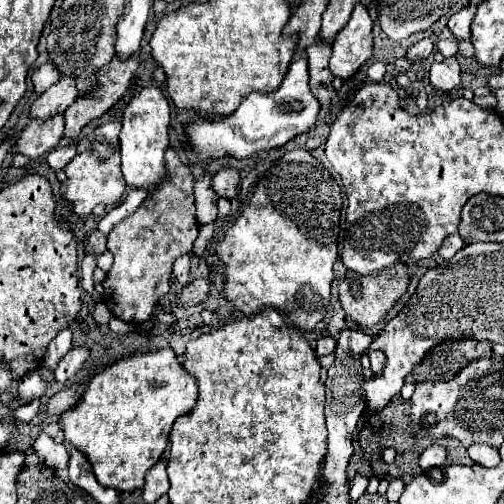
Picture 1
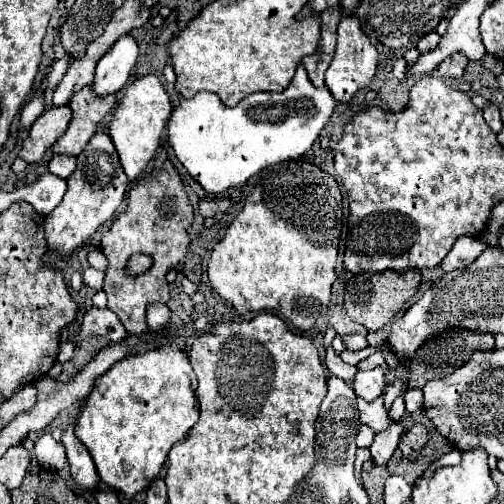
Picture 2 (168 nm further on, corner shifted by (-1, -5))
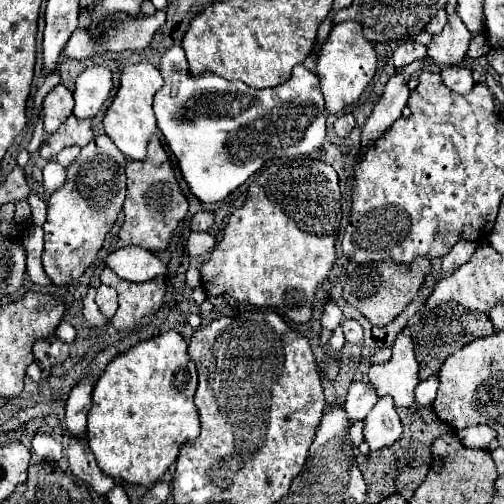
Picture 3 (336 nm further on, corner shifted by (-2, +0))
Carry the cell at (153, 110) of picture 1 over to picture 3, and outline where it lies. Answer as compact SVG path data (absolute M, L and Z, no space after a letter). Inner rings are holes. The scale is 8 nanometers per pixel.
M150 62L130 64L120 74L120 88L104 114L104 132L116 144L116 148L132 160L144 160L148 140L156 132L156 118L152 112L152 98L164 86L162 74Z

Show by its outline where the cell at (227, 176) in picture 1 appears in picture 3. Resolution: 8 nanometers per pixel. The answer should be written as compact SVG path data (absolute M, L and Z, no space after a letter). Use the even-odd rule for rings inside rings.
M200 210L198 214L194 214L192 224L190 224L190 230L192 230L192 232L208 232L208 230L210 230L210 226L212 226L212 222L214 222L212 212Z

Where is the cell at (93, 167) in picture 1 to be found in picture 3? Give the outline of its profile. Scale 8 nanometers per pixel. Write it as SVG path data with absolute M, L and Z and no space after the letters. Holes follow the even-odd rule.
M106 134L96 136L82 148L80 156L66 170L66 182L48 198L48 218L44 222L44 272L56 286L80 278L100 252L106 234L114 226L126 196L126 158Z

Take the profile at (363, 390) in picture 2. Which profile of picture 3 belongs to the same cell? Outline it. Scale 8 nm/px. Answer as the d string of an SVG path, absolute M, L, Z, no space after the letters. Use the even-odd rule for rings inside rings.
M354 382L350 386L348 398L344 402L344 410L348 414L348 420L350 422L364 420L376 402L378 402L378 396L374 392L374 386L370 386L370 382Z

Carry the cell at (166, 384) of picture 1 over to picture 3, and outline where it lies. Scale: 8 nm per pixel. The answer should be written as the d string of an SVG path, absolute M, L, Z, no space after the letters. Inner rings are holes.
M168 330L156 338L132 346L128 352L116 356L106 372L98 378L92 392L92 410L88 414L88 446L92 448L98 466L112 478L122 478L138 486L154 486L170 464L176 462L178 450L196 440L200 434L198 410L194 406L194 392L198 386L196 364L188 356L184 338Z

